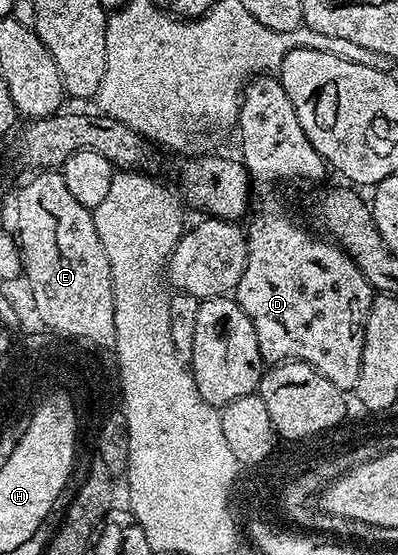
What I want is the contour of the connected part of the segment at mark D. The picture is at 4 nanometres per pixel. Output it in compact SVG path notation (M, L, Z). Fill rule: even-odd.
M280 201L263 202L254 221L248 224L246 245L250 253L236 289L236 299L256 330L260 354L267 365L281 364L283 360L302 360L318 369L324 378L328 378L328 382L332 382L332 386L346 394L349 388L350 391L357 389L360 378L364 326L370 309L372 289L347 252L299 224L290 220Z

